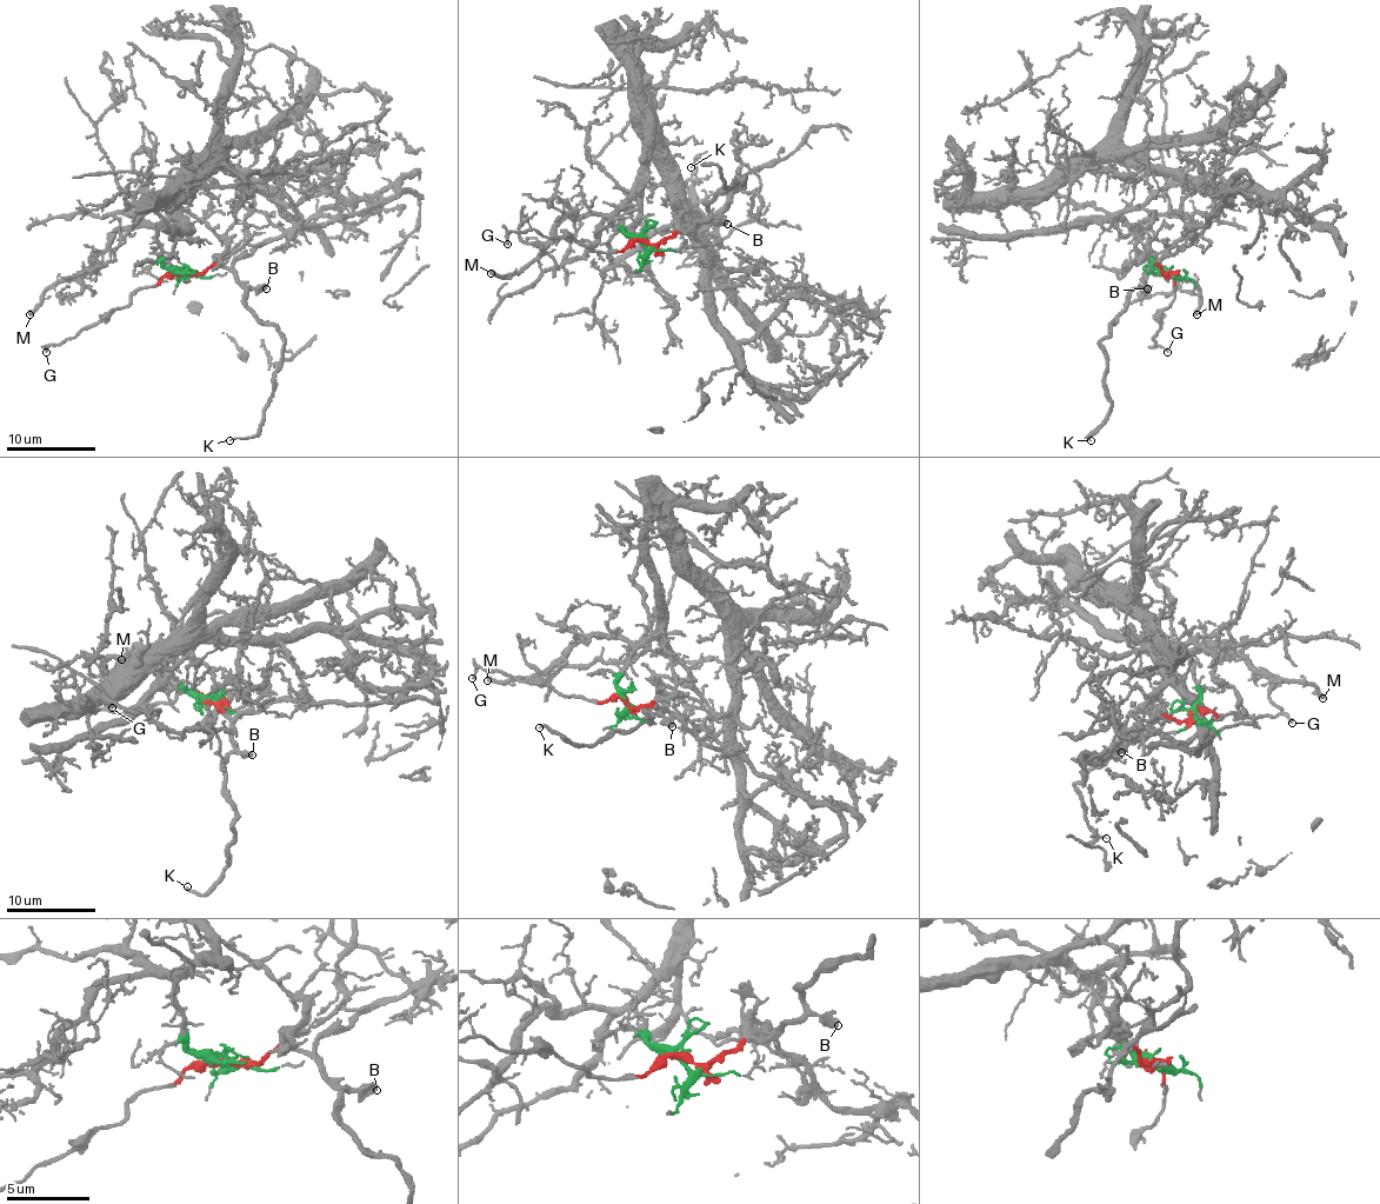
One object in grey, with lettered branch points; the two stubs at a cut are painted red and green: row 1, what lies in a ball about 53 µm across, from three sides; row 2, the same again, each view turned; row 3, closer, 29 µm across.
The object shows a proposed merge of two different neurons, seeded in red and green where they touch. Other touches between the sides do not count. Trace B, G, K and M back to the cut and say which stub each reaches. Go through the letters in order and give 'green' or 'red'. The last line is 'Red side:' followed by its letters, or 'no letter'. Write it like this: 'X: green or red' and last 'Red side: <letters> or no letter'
B: red
G: red
K: red
M: green
Red side: B, G, K

